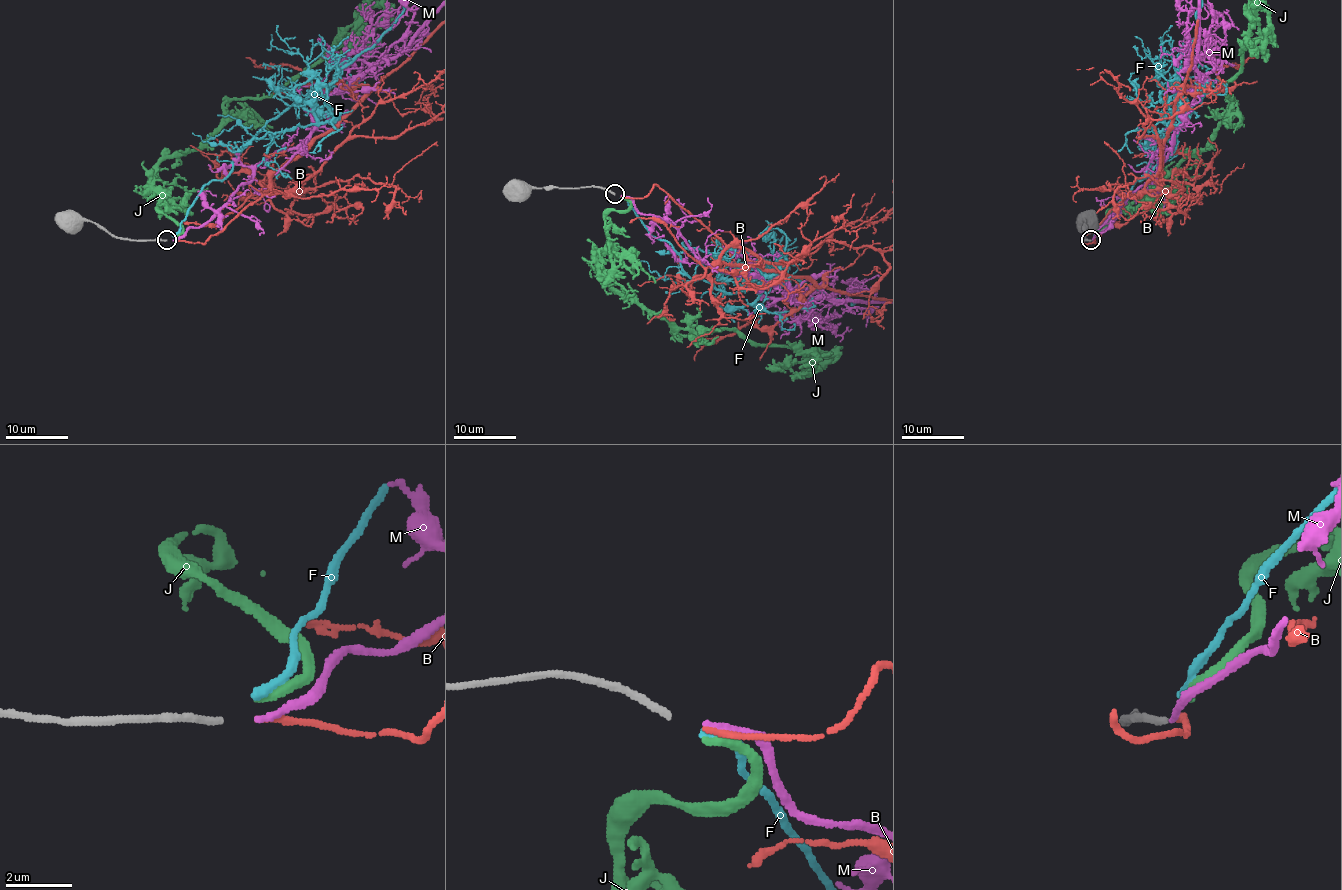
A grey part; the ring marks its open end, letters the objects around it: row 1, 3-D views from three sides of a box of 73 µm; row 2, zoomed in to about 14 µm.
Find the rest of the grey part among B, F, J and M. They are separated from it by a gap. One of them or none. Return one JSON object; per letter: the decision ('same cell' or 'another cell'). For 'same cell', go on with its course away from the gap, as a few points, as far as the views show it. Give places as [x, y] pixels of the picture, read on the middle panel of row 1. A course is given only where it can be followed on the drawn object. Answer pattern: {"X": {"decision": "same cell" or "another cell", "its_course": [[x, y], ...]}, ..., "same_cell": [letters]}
{"B": {"decision": "same cell"}, "F": {"decision": "another cell"}, "J": {"decision": "another cell"}, "M": {"decision": "another cell"}, "same_cell": ["B"]}

